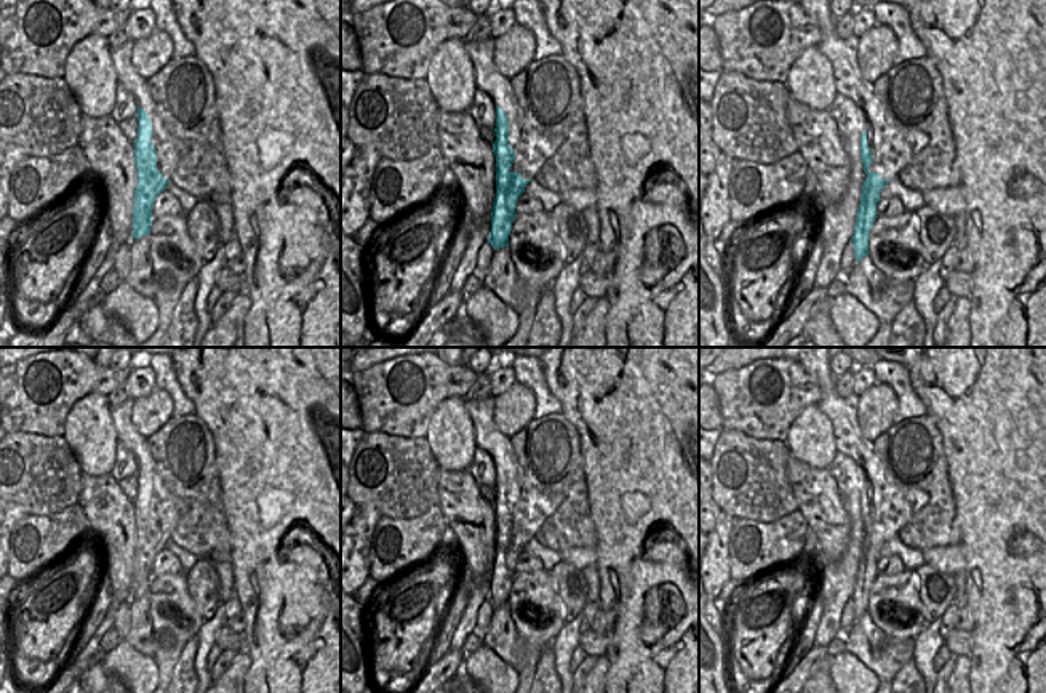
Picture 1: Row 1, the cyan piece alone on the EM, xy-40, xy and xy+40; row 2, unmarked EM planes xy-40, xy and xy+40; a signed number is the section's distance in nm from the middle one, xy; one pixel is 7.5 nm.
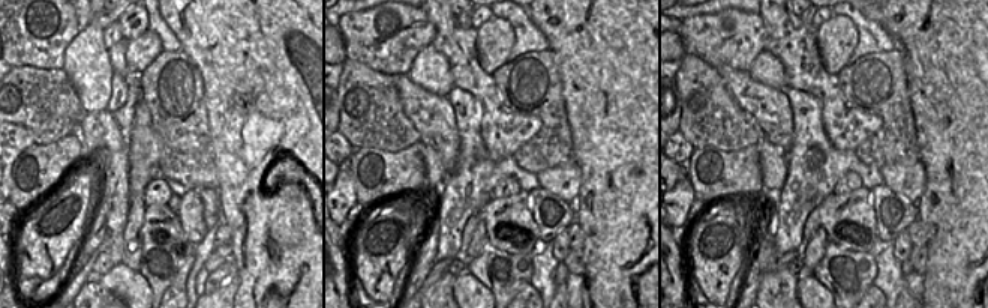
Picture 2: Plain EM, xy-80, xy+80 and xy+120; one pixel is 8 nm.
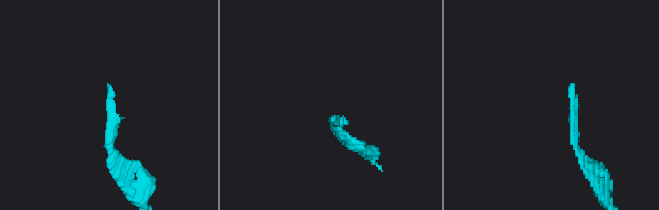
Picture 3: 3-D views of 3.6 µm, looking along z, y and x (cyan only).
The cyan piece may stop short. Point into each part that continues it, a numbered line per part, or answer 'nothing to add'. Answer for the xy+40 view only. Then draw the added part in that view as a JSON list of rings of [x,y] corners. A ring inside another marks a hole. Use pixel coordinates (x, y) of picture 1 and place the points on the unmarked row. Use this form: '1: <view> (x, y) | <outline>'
1: xy+40 (893, 506) | [[[800,347],[798,362],[820,389],[817,407],[832,423],[836,451],[852,458],[867,477],[867,503],[873,514],[868,530],[878,531],[881,538],[896,538],[900,528],[926,506],[929,495],[920,488],[904,488],[888,482],[873,442],[860,434],[859,395],[841,399],[835,391],[836,378],[830,370],[828,347]]]

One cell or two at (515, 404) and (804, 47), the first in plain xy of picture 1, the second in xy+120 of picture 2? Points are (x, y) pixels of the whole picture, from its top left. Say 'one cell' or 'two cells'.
two cells

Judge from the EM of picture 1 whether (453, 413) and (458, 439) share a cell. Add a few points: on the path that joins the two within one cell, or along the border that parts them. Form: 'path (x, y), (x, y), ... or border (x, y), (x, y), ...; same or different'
path (453, 420), (453, 432); same

